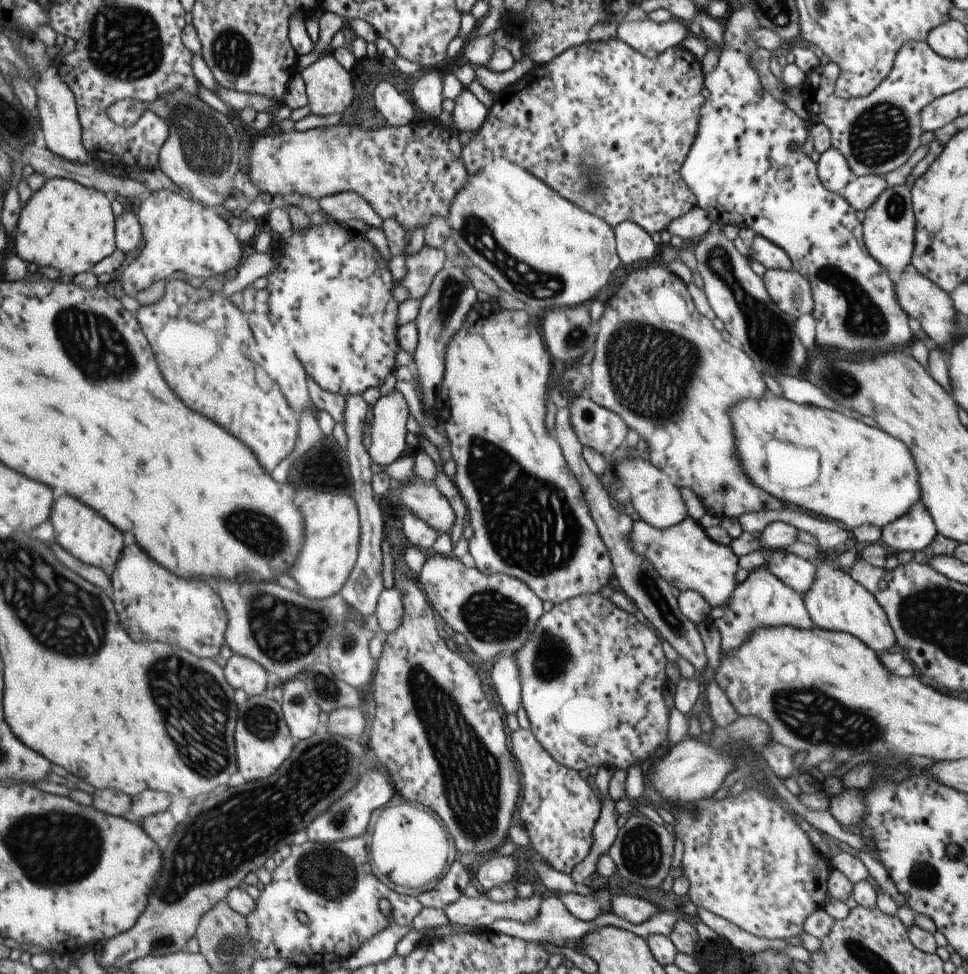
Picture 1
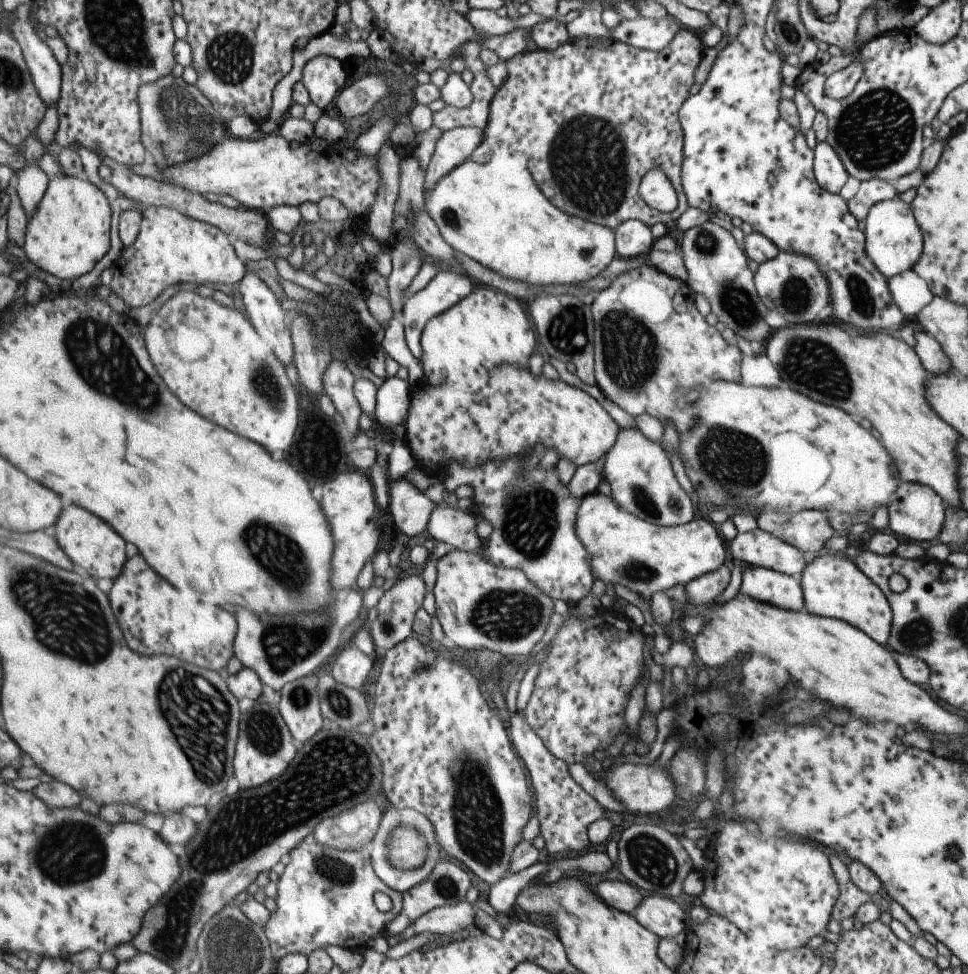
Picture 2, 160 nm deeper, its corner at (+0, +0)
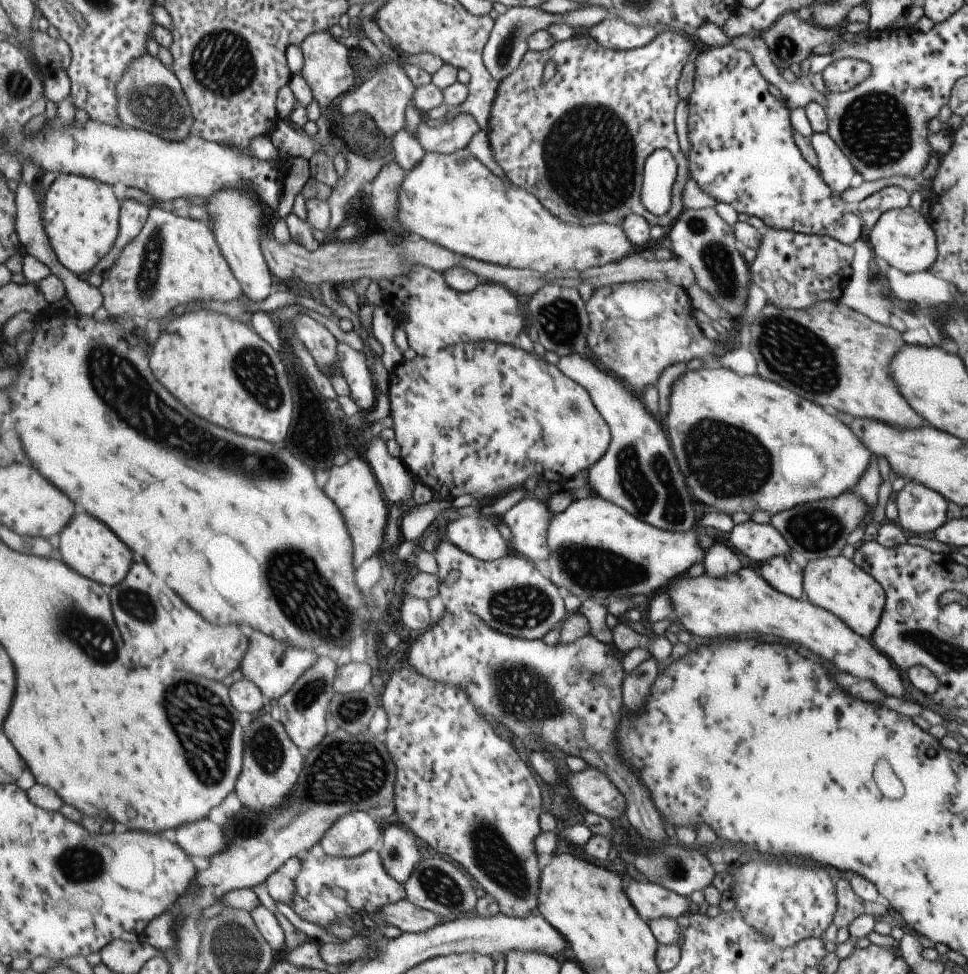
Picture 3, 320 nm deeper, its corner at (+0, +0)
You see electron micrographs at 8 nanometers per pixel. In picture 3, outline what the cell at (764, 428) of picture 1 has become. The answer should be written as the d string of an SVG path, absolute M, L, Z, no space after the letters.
M725 368L689 370L673 382L671 396L667 400L669 400L669 410L665 414L663 427L664 430L667 430L670 449L683 475L685 484L694 500L703 502L707 506L713 506L716 511L723 514L729 512L731 504L733 504L733 508L737 504L737 506L743 506L743 510L753 510L755 508L755 510L763 510L768 512L769 515L774 515L786 511L788 508L793 508L795 505L811 503L819 499L837 496L843 491L851 491L851 488L855 486L857 479L861 476L864 467L867 466L869 456L871 456L871 453L861 446L857 436L851 434L851 430L845 428L845 424L839 418L835 418L833 414L823 412L819 406L815 406L815 404L811 404L811 402L807 402L799 396L793 396L793 392L789 392L785 388L779 388L779 384L759 378L759 376L735 376L733 372L729 372Z

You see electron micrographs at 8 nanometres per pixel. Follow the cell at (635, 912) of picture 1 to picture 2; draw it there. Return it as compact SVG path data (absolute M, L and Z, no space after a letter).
M645 896L631 915L660 939L674 940L674 936L686 928L686 916L681 908L664 896Z

